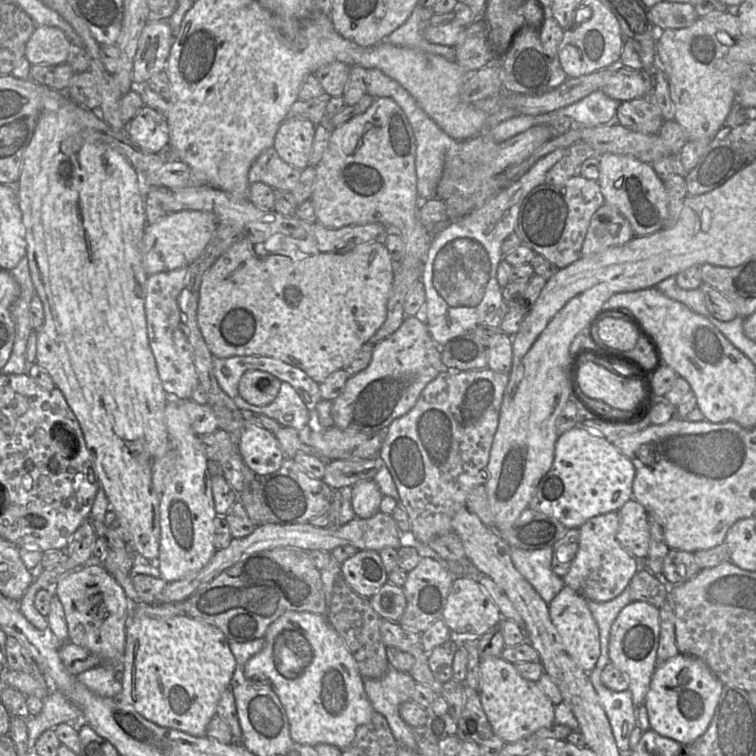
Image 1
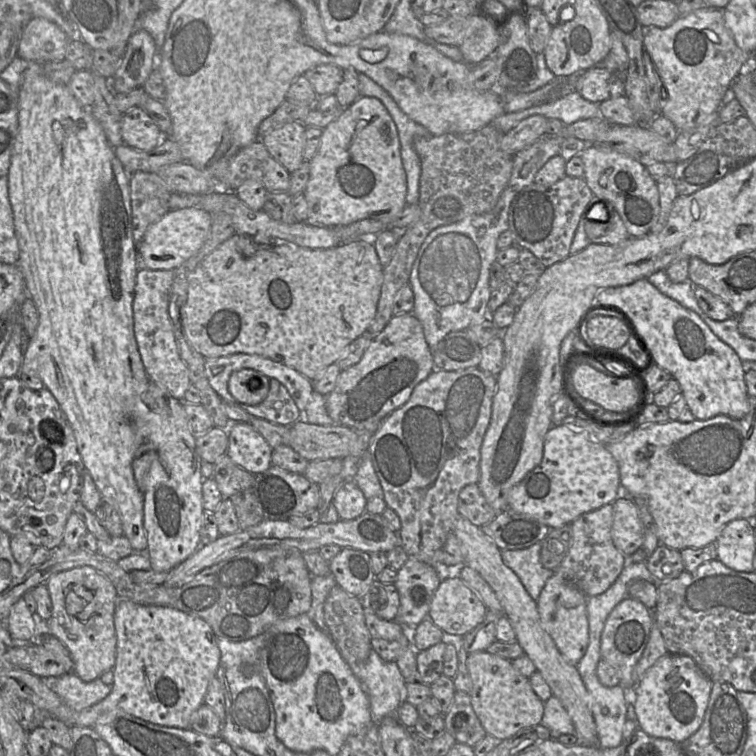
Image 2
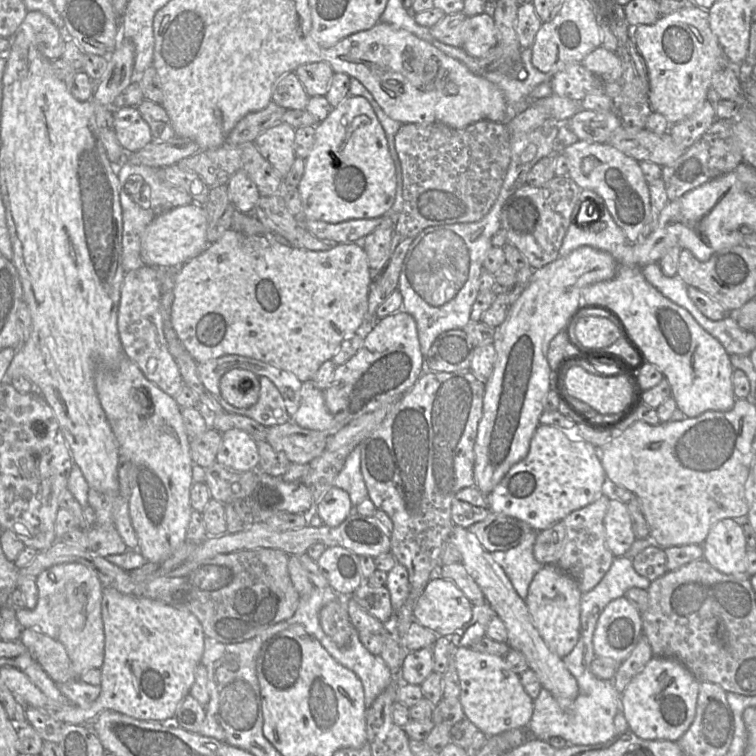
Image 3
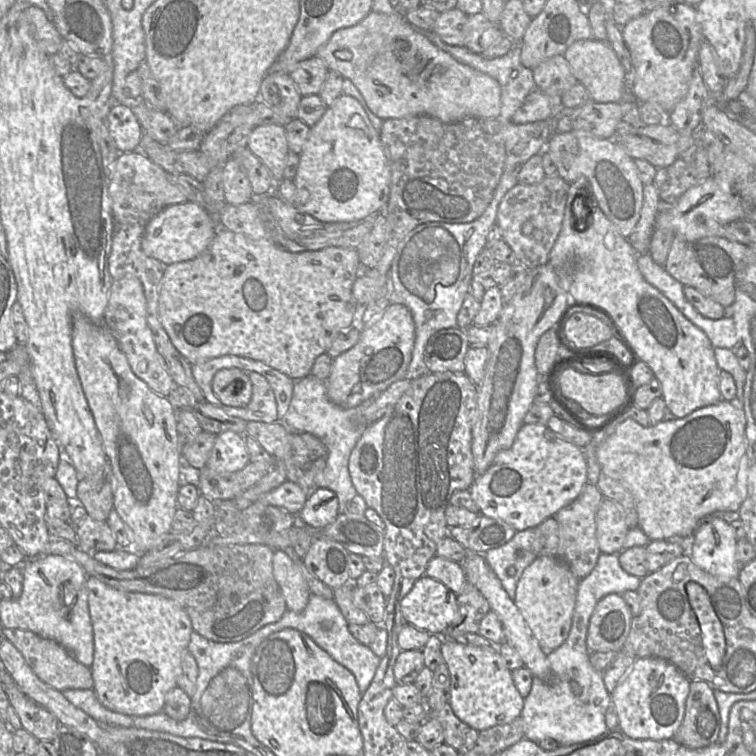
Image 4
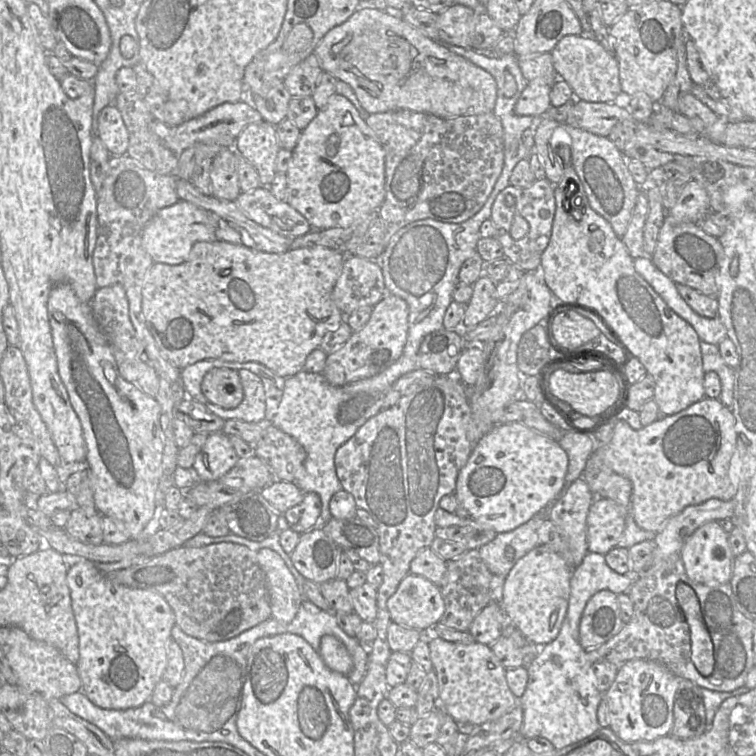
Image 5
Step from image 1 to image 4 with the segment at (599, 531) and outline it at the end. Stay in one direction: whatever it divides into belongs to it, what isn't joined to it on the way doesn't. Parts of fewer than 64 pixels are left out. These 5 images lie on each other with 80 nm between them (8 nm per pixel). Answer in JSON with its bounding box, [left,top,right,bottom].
[554,483,603,580]

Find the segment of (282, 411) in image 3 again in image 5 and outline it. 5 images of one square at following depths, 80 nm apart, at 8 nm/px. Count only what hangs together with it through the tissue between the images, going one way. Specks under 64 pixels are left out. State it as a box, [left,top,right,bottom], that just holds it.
[210,370,266,423]

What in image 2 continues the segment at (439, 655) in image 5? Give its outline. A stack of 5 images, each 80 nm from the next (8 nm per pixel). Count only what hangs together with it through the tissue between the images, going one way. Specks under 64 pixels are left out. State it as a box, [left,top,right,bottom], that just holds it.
[466,652,544,741]

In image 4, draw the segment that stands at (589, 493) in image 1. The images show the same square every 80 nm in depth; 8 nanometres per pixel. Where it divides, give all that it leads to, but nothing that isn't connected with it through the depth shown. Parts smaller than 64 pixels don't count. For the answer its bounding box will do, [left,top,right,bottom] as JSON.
[468,423,588,532]

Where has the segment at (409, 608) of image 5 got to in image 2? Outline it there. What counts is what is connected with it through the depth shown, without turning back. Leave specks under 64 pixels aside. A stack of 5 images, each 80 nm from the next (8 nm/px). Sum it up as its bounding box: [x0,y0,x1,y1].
[427,578,487,635]

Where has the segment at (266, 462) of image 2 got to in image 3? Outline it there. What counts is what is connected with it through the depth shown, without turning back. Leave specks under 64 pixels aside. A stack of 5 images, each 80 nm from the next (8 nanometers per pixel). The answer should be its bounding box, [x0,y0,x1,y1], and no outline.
[216,428,259,470]

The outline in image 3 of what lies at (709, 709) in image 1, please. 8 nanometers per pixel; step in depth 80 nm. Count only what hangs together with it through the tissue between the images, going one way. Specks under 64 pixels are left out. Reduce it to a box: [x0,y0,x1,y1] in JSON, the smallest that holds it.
[619,657,700,742]

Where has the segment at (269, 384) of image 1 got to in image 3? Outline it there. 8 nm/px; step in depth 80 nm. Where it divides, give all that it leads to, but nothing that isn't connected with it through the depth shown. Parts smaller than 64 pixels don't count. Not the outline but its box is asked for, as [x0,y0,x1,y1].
[220,368,259,408]

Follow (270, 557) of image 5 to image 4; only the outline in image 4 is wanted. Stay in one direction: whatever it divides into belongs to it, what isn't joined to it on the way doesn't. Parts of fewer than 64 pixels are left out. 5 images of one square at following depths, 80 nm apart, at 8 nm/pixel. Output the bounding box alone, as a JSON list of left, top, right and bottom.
[273,550,311,611]

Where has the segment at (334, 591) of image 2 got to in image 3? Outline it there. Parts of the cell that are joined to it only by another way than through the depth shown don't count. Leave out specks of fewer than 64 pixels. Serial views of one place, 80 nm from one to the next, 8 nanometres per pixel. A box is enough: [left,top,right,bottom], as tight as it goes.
[319,596,358,647]

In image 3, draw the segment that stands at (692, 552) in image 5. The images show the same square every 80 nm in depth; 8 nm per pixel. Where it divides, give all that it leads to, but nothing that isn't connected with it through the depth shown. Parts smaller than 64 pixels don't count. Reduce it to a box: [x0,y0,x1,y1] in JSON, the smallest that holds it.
[703,518,748,574]

